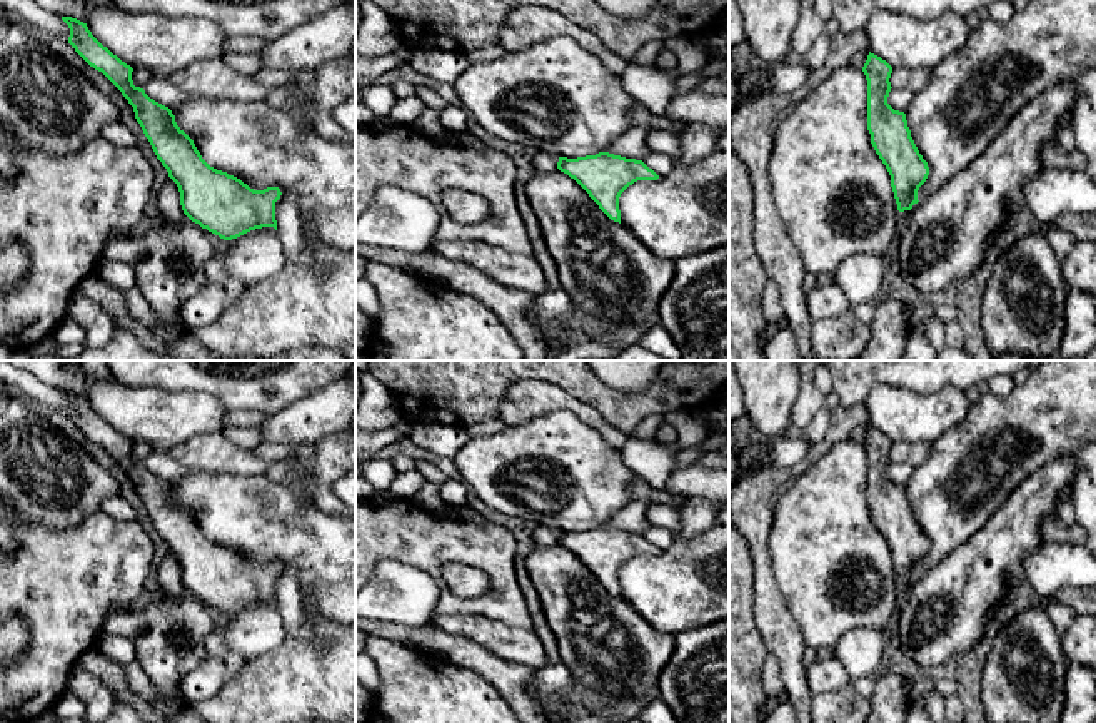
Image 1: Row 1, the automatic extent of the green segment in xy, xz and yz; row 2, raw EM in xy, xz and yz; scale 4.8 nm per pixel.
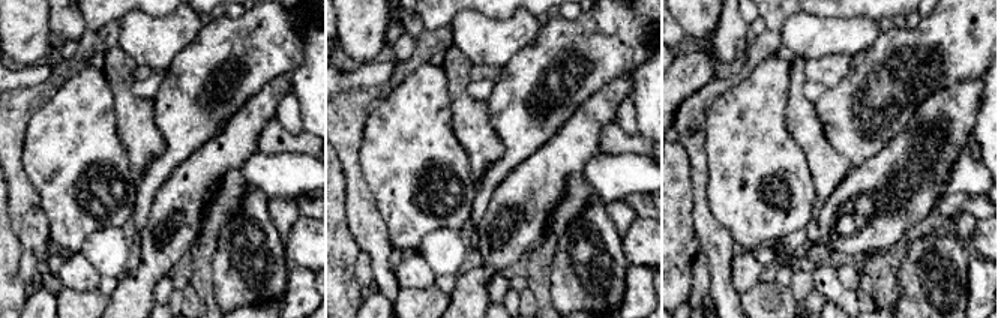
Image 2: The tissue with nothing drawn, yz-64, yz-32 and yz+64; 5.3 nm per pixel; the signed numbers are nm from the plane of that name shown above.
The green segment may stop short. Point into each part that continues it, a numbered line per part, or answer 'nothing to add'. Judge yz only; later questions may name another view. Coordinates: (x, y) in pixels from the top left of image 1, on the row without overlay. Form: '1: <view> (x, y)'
nothing to add

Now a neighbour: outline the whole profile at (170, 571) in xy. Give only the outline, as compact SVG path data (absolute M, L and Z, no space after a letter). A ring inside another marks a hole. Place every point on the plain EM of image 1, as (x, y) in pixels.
M168 553L160 568L158 568L158 583L162 586L162 593L170 599L175 601L182 596L182 593L185 591L182 579L180 579L180 566L177 558Z

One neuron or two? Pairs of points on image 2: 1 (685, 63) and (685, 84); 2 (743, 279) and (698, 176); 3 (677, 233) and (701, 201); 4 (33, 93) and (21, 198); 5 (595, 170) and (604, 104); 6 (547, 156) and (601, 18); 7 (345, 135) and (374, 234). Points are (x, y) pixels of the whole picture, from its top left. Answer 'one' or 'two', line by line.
1: one
2: two
3: two
4: one
5: two
6: two
7: one

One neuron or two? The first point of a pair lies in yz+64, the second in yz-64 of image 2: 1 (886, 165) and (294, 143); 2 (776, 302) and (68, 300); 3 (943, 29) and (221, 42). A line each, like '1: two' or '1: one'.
1: two
2: one
3: one

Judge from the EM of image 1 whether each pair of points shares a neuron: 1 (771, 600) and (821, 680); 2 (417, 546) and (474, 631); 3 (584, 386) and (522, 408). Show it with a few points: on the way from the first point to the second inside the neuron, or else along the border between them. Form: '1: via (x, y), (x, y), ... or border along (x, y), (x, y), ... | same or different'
1: border along (804, 668), (813, 695) | different
2: border along (439, 620), (449, 615), (484, 615), (501, 623) | different
3: border along (529, 378), (551, 381), (599, 413) | different

